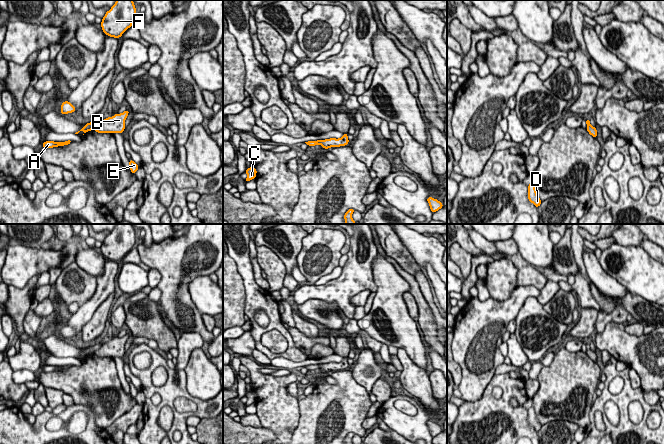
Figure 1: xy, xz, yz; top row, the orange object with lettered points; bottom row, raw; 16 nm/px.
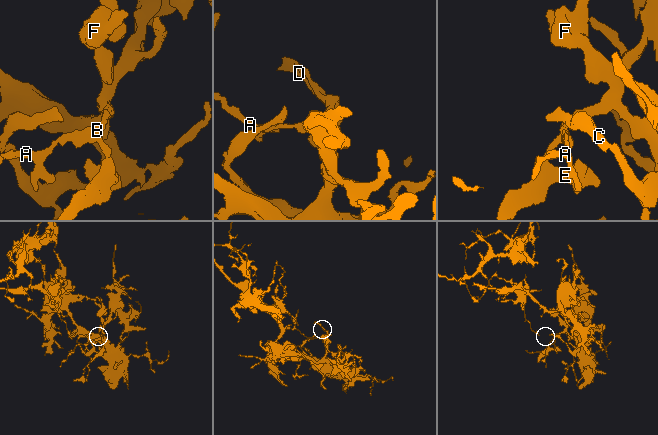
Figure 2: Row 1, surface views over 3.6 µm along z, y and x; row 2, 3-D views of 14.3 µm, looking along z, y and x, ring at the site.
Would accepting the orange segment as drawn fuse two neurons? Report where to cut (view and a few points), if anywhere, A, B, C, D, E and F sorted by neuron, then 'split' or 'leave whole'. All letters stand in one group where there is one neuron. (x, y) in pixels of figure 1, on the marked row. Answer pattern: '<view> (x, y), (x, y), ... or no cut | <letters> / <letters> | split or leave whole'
xy (101, 121), (94, 128) | A / B C D E F | split

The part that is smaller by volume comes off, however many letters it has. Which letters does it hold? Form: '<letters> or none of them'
A

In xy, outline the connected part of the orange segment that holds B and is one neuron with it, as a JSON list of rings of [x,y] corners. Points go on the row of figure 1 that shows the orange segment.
[[[126,110],[121,114],[116,113],[113,117],[108,117],[101,121],[101,124],[95,127],[95,131],[98,133],[122,133],[125,129],[125,120],[129,114]]]

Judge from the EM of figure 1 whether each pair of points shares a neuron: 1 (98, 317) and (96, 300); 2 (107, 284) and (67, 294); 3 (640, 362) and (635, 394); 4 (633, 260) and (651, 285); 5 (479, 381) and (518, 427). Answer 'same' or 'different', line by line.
1: different
2: different
3: different
4: same
5: different

